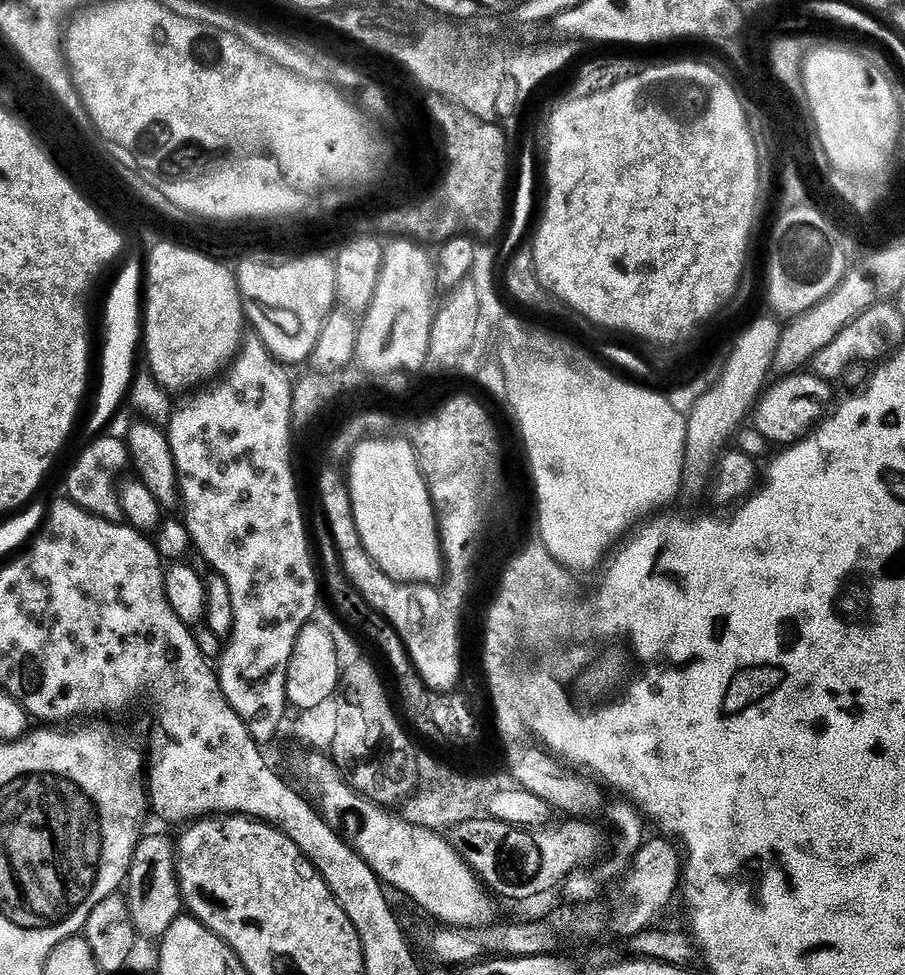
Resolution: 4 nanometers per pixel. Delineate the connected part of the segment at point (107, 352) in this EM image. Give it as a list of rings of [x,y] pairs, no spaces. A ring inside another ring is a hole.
[[[139,259],[131,261],[132,268],[124,272],[124,280],[116,284],[116,296],[112,296],[112,308],[108,308],[108,337],[103,339],[102,351],[104,357],[100,356],[100,393],[96,396],[96,409],[92,412],[88,424],[96,431],[103,433],[104,428],[112,420],[112,415],[120,408],[120,403],[125,403],[129,395],[132,381],[134,379],[134,367],[132,363],[136,360],[136,348],[142,344],[142,264]]]

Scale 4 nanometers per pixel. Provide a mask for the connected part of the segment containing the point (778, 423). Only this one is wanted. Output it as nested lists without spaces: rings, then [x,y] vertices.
[[[788,374],[780,378],[784,380],[778,381],[776,385],[773,383],[761,395],[751,413],[750,424],[756,427],[757,434],[765,436],[772,444],[780,444],[776,446],[787,446],[803,440],[824,419],[833,403],[832,392],[828,389],[831,388],[829,381],[822,380],[815,374],[804,375]]]

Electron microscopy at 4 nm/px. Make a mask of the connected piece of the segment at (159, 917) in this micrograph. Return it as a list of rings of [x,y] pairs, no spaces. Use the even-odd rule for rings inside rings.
[[[144,834],[134,850],[133,865],[126,881],[126,897],[132,924],[141,937],[156,942],[182,915],[180,879],[176,876],[176,846],[164,836]]]

